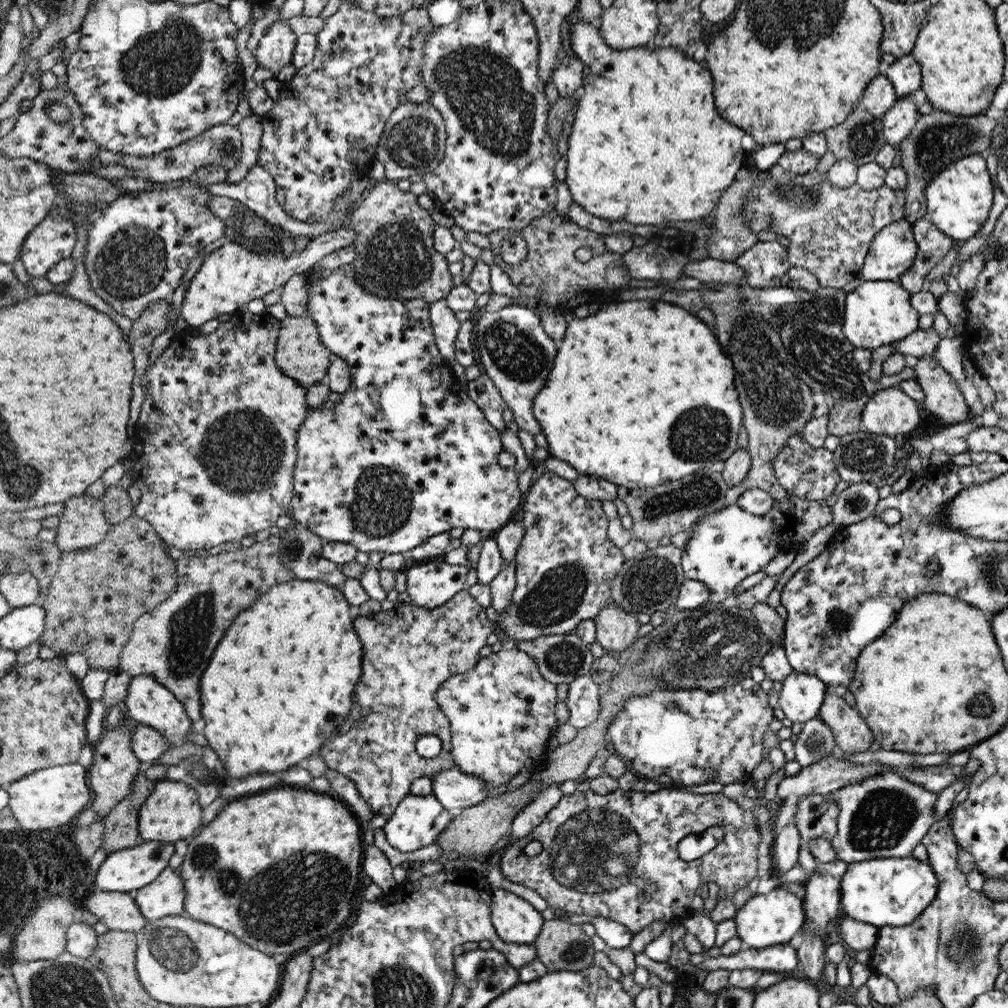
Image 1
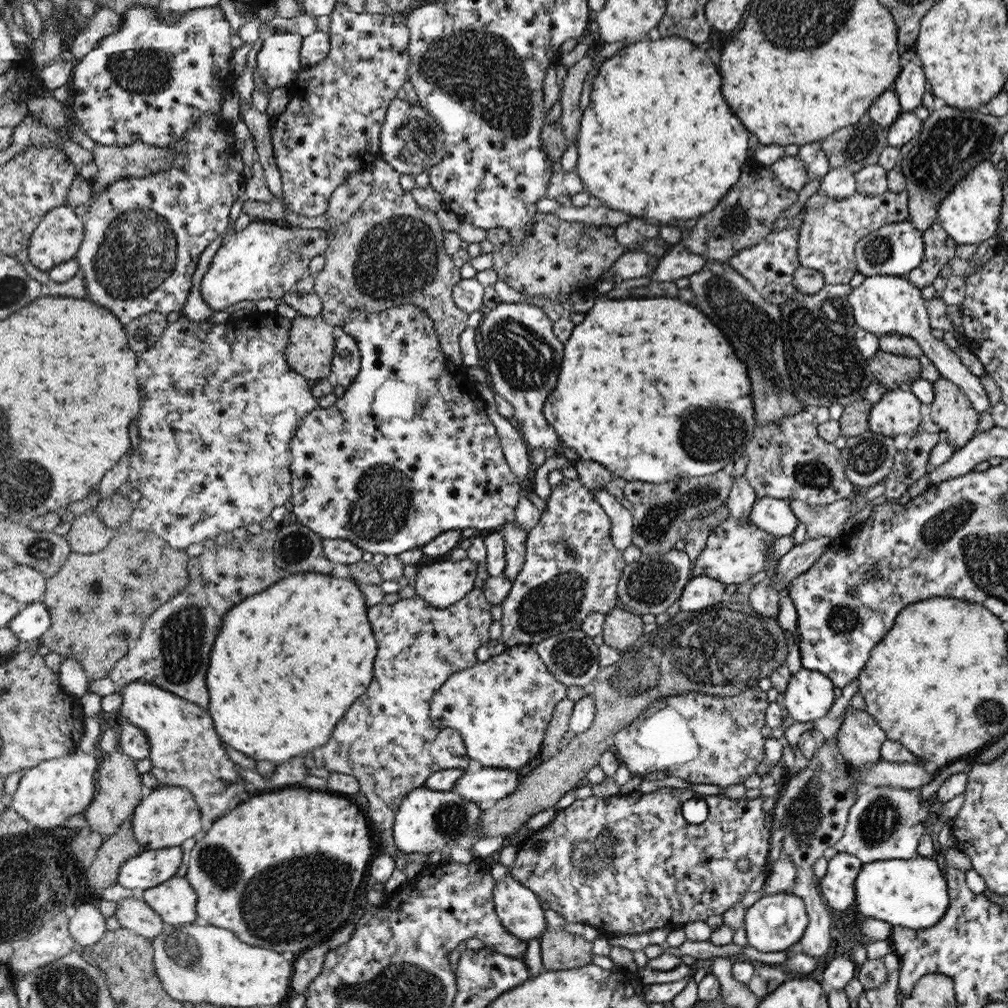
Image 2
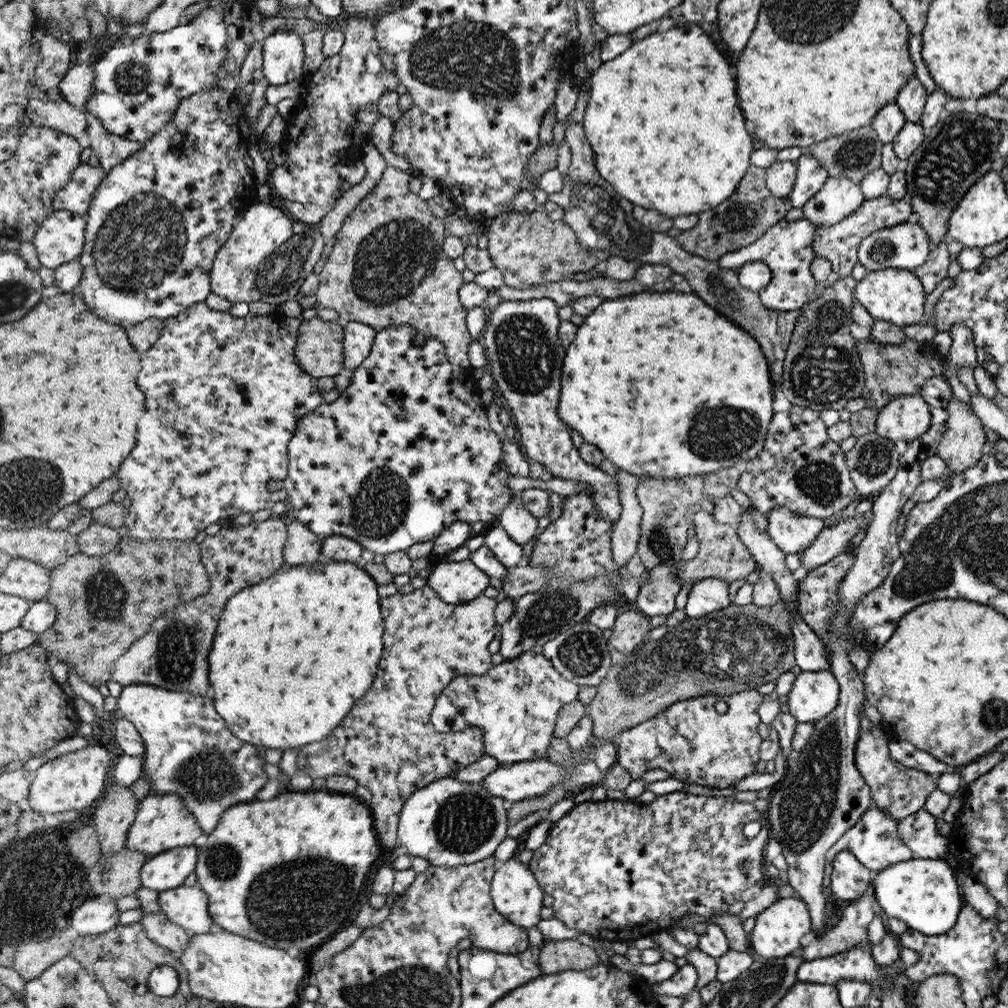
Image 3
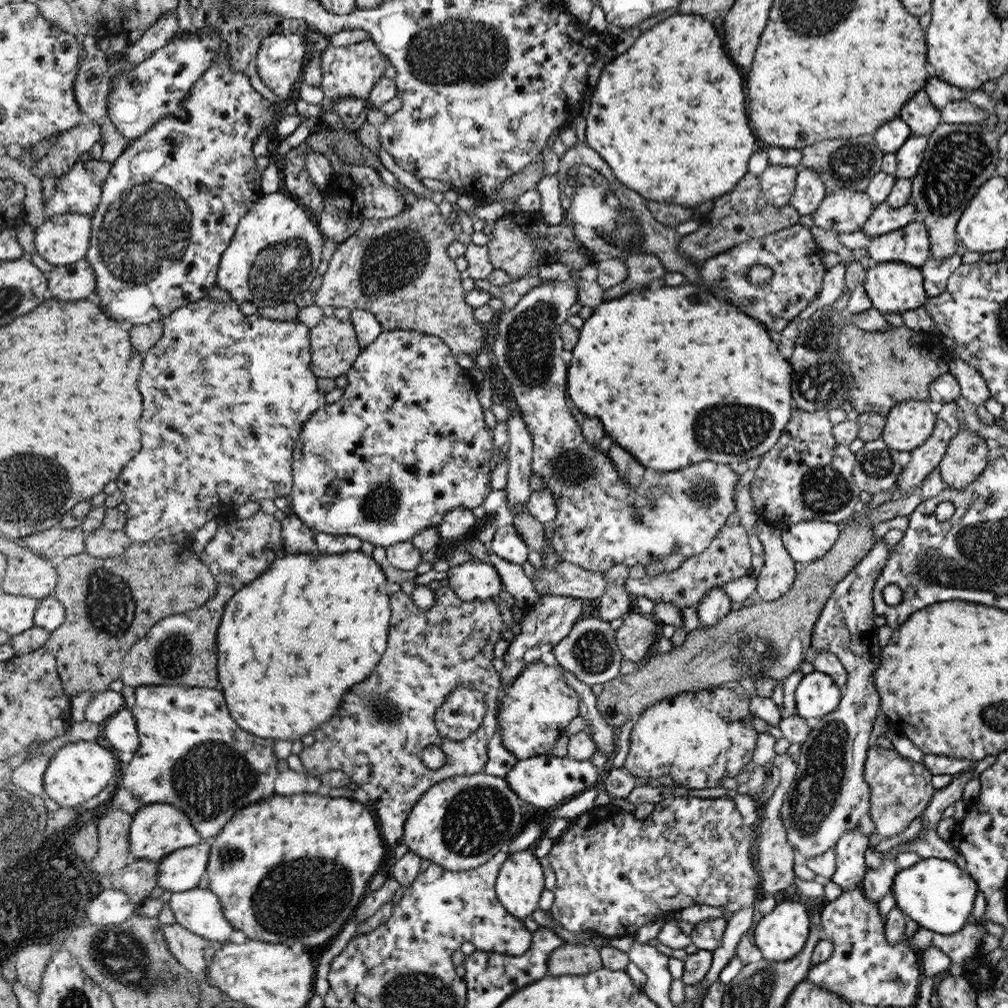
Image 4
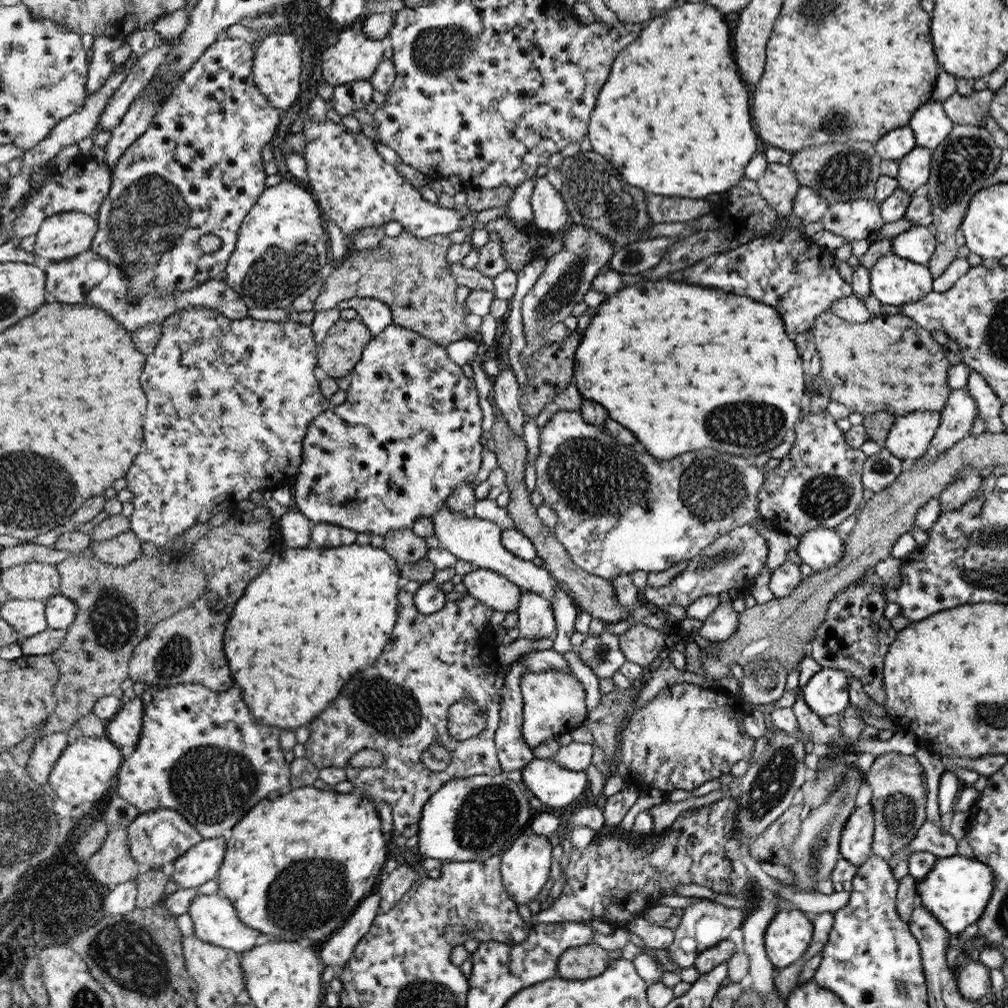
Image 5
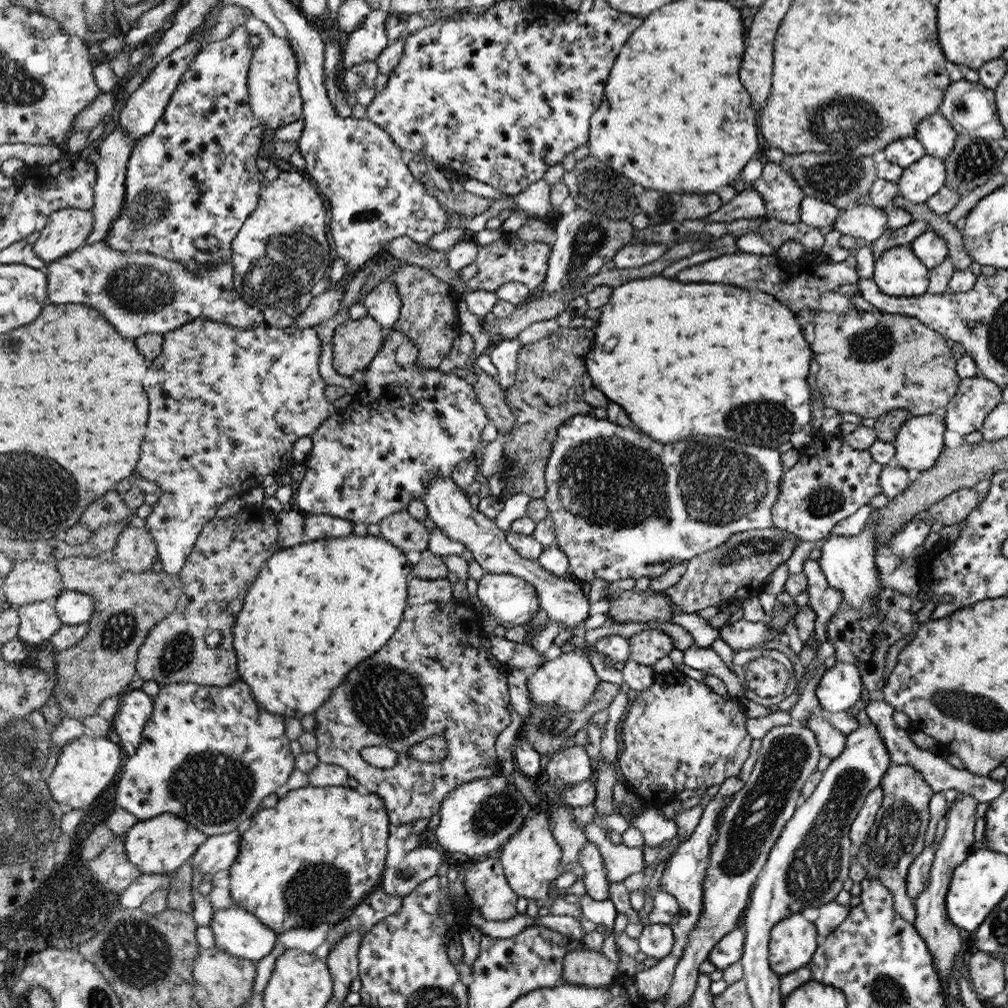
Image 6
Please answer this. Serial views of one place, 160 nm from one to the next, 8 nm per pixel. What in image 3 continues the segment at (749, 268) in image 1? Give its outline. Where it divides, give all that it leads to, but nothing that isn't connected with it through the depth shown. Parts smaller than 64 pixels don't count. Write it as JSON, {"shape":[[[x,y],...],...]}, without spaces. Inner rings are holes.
{"shape":[[[784,218],[771,226],[757,241],[721,256],[717,261],[726,269],[737,271],[749,262],[763,262],[772,273],[770,282],[759,294],[761,302],[772,310],[793,311],[803,308],[816,295],[817,281],[812,273],[815,259],[813,240],[817,225],[804,218],[788,221]]]}

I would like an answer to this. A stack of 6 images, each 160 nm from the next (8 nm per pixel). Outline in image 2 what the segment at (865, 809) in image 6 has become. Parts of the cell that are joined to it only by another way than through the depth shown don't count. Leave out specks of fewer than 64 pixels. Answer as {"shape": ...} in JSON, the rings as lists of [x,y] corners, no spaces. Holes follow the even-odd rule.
{"shape":[[[836,853],[828,861],[828,871],[822,878],[822,895],[831,910],[846,911],[857,902],[857,880],[864,864],[846,853]]]}

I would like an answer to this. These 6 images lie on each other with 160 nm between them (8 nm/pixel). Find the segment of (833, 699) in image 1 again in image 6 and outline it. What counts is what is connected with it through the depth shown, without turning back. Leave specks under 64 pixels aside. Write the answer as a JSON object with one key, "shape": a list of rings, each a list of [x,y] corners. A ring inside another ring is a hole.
{"shape":[[[907,764],[890,765],[880,785],[884,790],[881,808],[878,809],[873,828],[869,830],[863,845],[858,846],[852,854],[852,859],[860,862],[866,875],[876,878],[893,892],[897,914],[913,924],[917,909],[909,896],[909,870],[924,850],[924,837],[930,820],[928,804],[934,790],[921,771]]]}

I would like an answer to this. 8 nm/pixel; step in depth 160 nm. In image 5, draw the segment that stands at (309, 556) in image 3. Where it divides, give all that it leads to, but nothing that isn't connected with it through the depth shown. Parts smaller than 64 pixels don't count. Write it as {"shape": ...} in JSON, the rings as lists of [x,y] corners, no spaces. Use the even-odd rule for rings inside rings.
{"shape":[[[300,511],[287,512],[278,520],[284,547],[300,548],[313,545],[311,540],[312,522]]]}

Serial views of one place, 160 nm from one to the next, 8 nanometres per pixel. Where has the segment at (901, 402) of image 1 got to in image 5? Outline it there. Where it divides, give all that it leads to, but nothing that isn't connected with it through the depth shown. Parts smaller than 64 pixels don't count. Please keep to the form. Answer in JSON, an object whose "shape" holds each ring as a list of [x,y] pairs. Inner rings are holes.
{"shape":[[[918,411],[898,415],[884,442],[885,448],[902,461],[925,458],[940,426],[940,413]]]}

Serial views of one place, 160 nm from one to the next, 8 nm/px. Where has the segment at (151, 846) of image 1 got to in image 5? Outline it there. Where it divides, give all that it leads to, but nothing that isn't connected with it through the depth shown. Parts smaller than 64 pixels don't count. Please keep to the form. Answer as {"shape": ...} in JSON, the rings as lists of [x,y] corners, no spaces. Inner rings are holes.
{"shape":[[[218,837],[199,842],[182,857],[174,861],[174,874],[170,877],[178,888],[199,889],[216,878],[225,853],[226,838]]]}

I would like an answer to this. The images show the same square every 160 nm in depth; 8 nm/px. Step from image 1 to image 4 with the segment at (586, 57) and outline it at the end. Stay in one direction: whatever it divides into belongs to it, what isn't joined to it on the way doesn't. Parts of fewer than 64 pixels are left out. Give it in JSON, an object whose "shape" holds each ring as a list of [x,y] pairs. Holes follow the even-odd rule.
{"shape":[[[679,13],[671,15],[652,26],[648,31],[641,33],[630,49],[616,56],[610,64],[606,64],[588,101],[590,102],[590,110],[588,110],[586,118],[585,132],[587,145],[606,161],[621,184],[638,192],[640,196],[646,196],[646,201],[668,202],[668,204],[680,204],[686,208],[693,208],[697,204],[715,200],[736,189],[742,181],[742,177],[745,176],[746,170],[749,169],[746,166],[749,166],[748,160],[754,154],[756,138],[748,126],[748,118],[744,112],[744,80],[742,80],[738,68],[728,58],[714,26],[708,20],[704,20],[701,15]]]}

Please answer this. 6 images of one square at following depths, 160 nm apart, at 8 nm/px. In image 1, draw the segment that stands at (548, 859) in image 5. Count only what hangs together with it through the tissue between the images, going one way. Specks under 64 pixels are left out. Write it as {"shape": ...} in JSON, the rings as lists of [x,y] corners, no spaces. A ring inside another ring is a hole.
{"shape":[[[502,888],[493,889],[494,922],[498,922],[498,933],[506,943],[534,943],[544,928],[544,920],[534,906]]]}

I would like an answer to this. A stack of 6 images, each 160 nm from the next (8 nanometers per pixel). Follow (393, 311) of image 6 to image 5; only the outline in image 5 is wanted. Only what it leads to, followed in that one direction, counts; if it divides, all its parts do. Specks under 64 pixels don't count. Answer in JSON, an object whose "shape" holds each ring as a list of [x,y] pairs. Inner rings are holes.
{"shape":[[[354,297],[342,301],[338,308],[343,311],[352,308],[358,313],[358,320],[365,323],[373,336],[380,334],[387,326],[393,324],[393,316],[390,307],[382,300],[368,297]]]}

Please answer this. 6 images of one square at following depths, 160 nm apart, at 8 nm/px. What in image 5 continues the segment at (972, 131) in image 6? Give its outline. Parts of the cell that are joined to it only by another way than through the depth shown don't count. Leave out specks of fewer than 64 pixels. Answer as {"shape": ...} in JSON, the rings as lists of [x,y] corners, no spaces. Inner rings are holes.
{"shape":[[[955,92],[950,98],[941,102],[941,105],[954,125],[984,127],[985,110],[982,106],[986,102],[988,100],[982,102],[982,98],[976,97],[974,92],[971,96],[962,96],[960,93]]]}

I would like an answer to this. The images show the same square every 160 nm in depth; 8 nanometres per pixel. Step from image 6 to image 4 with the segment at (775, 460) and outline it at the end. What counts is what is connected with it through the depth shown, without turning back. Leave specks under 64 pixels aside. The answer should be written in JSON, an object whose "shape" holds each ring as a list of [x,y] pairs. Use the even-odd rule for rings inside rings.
{"shape":[[[577,273],[571,274],[571,279],[569,281],[558,281],[558,279],[556,279],[556,281],[548,280],[543,282],[540,286],[537,286],[537,288],[530,290],[530,292],[522,296],[516,305],[508,312],[503,310],[500,313],[500,318],[497,323],[498,335],[495,336],[494,344],[487,347],[491,353],[493,362],[500,368],[500,372],[504,374],[506,382],[511,385],[510,392],[512,392],[512,396],[516,399],[516,404],[520,407],[519,412],[520,415],[522,415],[522,421],[526,422],[528,433],[530,433],[530,436],[533,438],[533,474],[539,474],[543,478],[544,488],[552,493],[556,501],[557,515],[556,519],[552,522],[554,523],[552,546],[561,555],[562,560],[576,564],[576,566],[581,566],[583,569],[589,571],[600,571],[603,573],[614,565],[622,564],[630,568],[632,565],[650,564],[656,559],[668,557],[669,554],[672,553],[682,553],[686,559],[704,553],[705,550],[709,548],[709,544],[712,540],[714,540],[717,534],[728,524],[728,518],[730,518],[730,514],[734,511],[735,507],[734,499],[732,499],[734,496],[734,487],[740,476],[736,475],[734,466],[703,461],[694,465],[689,465],[686,469],[663,473],[658,485],[652,487],[652,489],[660,489],[661,496],[659,496],[657,500],[653,500],[646,498],[645,493],[639,495],[633,490],[633,488],[629,486],[628,479],[624,479],[624,475],[621,475],[620,471],[618,471],[617,464],[614,464],[613,458],[611,458],[608,453],[603,453],[599,447],[594,447],[593,444],[589,443],[588,439],[585,438],[584,432],[580,432],[580,424],[574,420],[574,416],[570,414],[570,408],[566,406],[566,364],[564,364],[564,360],[562,360],[563,338],[560,338],[560,326],[562,326],[564,322],[566,322],[566,318],[568,318],[568,308],[570,308],[572,304],[576,304],[576,290],[574,290],[574,286],[577,285],[579,280],[580,277]]]}

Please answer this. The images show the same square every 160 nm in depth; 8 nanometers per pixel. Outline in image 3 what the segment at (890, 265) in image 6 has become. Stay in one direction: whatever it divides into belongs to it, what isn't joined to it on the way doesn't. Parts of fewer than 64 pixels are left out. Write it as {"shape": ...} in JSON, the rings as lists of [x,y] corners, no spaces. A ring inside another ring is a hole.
{"shape":[[[886,268],[869,272],[855,284],[854,301],[859,302],[875,320],[884,320],[903,328],[923,320],[927,294],[921,279],[910,270]]]}

